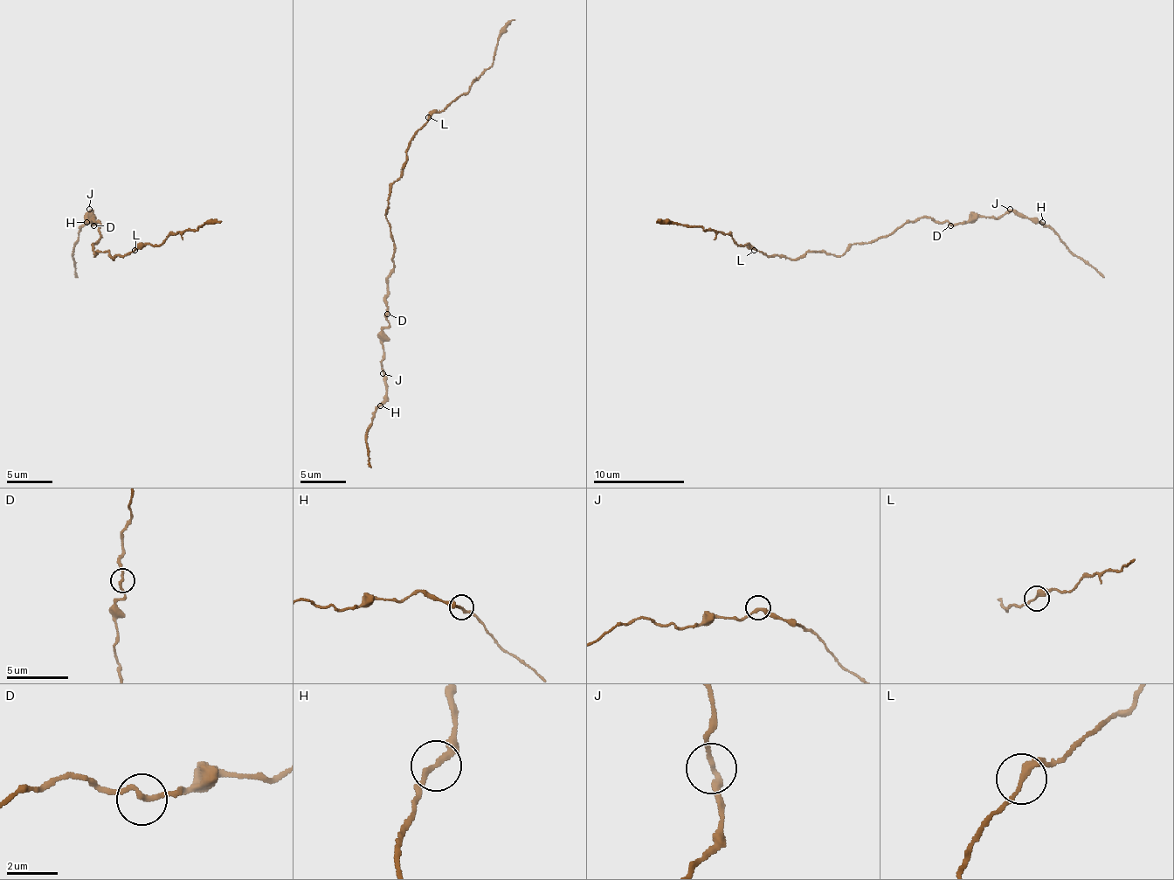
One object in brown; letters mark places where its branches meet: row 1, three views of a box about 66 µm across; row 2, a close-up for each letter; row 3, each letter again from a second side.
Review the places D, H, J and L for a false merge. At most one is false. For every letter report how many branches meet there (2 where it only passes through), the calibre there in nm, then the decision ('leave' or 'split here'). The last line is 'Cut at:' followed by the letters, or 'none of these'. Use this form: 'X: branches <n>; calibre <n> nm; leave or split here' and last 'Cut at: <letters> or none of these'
D: branches 2; calibre 200 nm; leave
H: branches 2; calibre 240 nm; leave
J: branches 2; calibre 220 nm; leave
L: branches 2; calibre 280 nm; leave
Cut at: none of these

